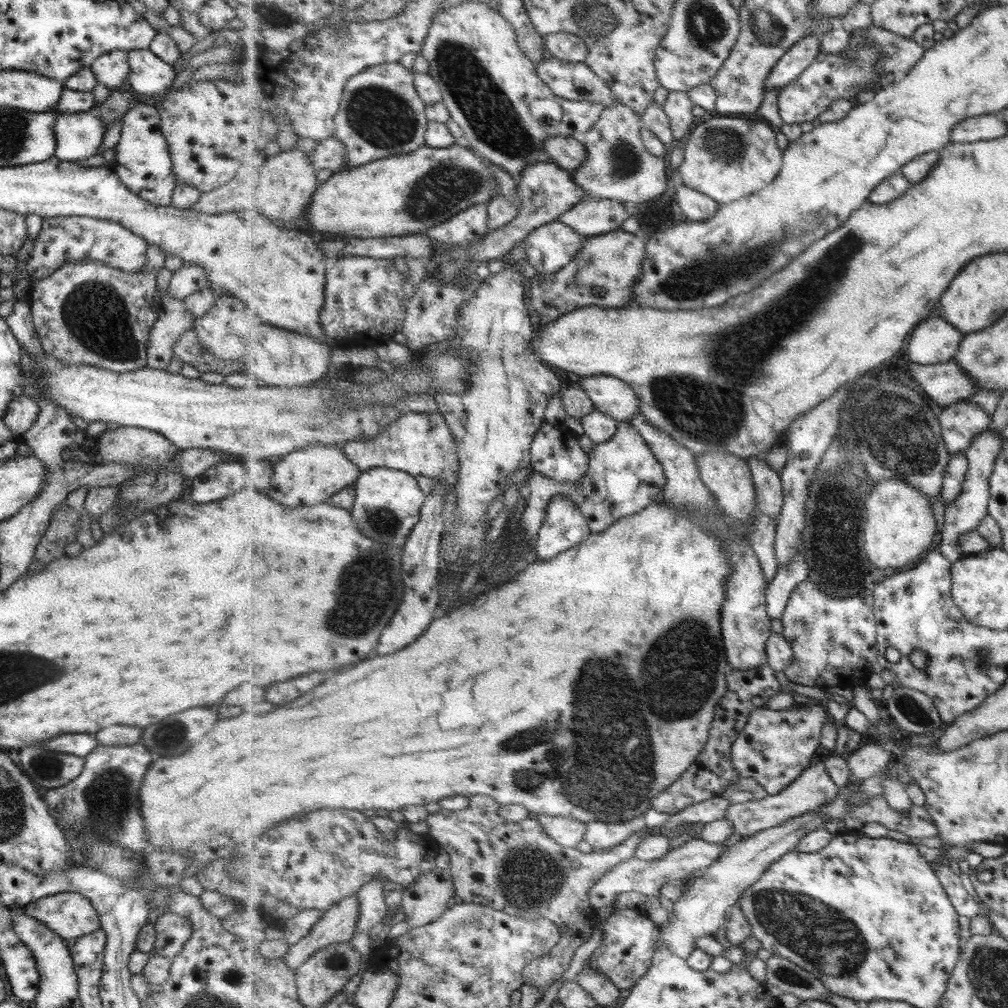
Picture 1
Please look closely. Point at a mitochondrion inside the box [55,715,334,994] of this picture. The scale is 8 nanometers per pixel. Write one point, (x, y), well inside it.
(109, 797)

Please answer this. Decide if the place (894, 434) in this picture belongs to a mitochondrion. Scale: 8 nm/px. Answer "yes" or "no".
yes

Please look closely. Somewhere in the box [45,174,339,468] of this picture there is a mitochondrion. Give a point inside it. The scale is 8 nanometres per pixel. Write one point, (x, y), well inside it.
(93, 312)

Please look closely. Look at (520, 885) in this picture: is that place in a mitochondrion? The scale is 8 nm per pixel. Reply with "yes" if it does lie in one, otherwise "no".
yes

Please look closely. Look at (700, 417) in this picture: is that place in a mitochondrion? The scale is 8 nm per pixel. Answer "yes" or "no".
yes

